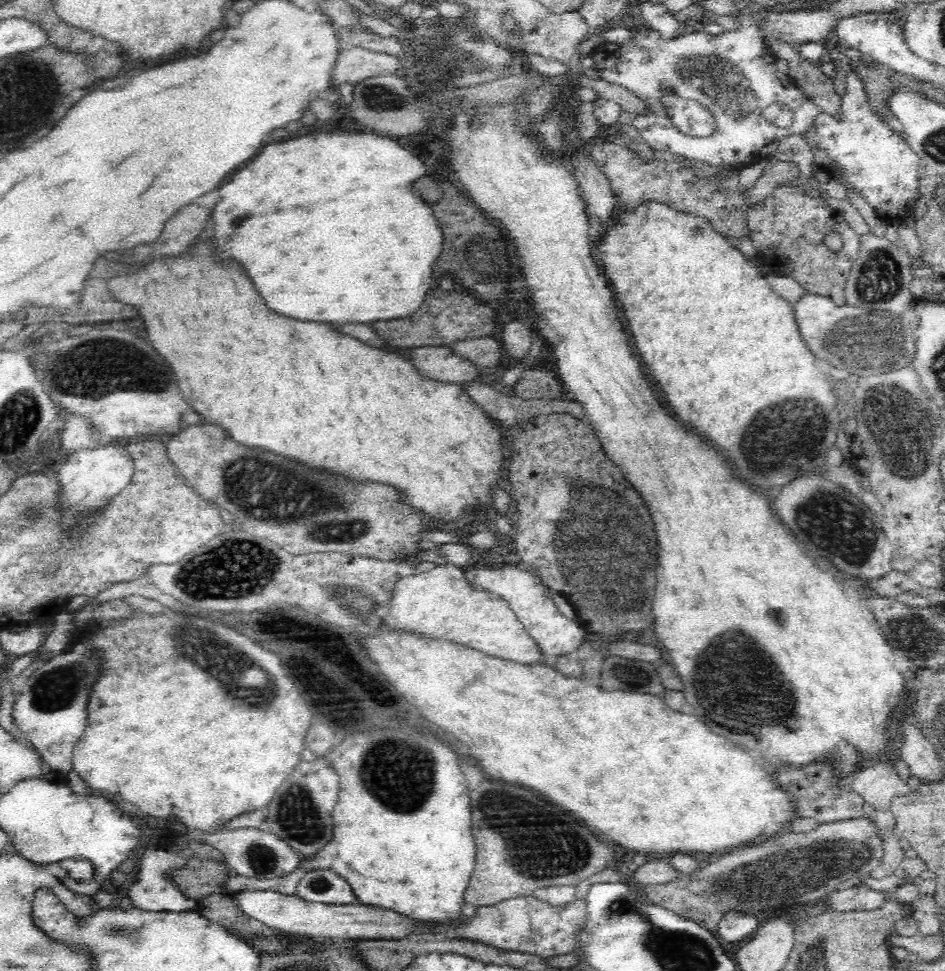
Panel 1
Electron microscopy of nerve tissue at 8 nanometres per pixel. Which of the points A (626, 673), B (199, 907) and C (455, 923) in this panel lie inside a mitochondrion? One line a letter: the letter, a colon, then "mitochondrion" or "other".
A: mitochondrion
B: other
C: other

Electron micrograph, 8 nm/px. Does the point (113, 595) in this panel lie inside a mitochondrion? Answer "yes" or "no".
no

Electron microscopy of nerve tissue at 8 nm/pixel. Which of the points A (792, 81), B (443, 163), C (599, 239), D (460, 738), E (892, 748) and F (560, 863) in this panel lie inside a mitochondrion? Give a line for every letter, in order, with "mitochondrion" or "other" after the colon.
A: other
B: other
C: other
D: other
E: other
F: mitochondrion

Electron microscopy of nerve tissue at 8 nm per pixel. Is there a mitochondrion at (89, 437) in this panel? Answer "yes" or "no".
no

